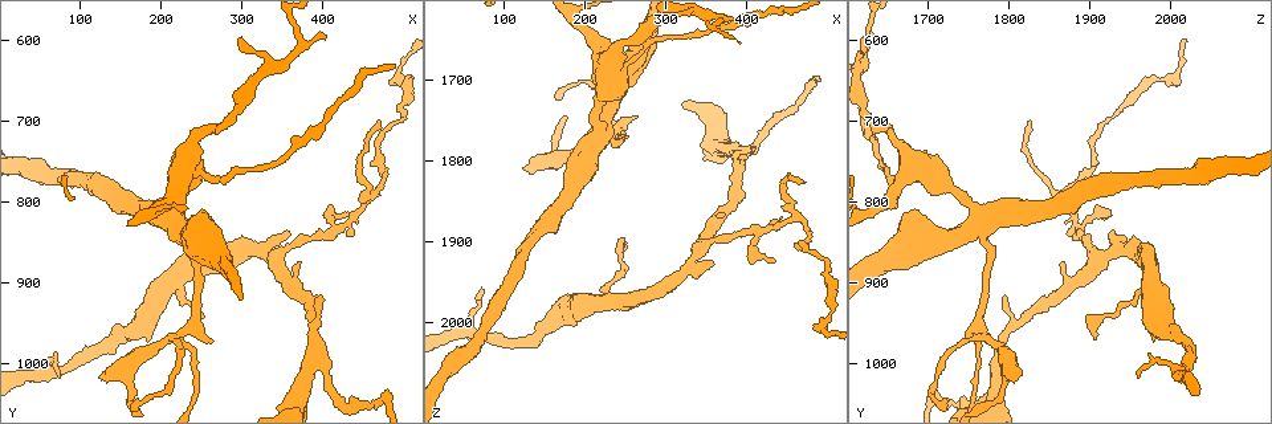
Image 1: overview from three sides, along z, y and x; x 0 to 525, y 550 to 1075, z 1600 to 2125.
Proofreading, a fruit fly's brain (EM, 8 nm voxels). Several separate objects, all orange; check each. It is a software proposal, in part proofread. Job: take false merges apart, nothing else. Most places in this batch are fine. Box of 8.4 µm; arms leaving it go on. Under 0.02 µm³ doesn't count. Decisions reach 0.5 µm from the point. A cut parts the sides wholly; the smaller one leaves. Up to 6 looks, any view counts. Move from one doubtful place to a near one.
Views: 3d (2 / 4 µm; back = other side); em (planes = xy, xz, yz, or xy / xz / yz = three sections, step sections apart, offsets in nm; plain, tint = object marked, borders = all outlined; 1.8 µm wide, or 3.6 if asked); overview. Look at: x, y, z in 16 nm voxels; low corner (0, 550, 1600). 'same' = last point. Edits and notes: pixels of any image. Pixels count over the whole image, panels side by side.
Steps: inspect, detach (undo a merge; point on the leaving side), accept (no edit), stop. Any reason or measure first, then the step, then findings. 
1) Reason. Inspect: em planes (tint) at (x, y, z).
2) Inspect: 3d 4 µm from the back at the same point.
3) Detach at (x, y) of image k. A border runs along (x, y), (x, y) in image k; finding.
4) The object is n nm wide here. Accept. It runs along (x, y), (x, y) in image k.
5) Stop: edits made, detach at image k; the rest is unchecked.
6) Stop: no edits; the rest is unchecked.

Two arms in line, one across. Inspect: em xz step 16 (tint) at (390, 1000, 1785).

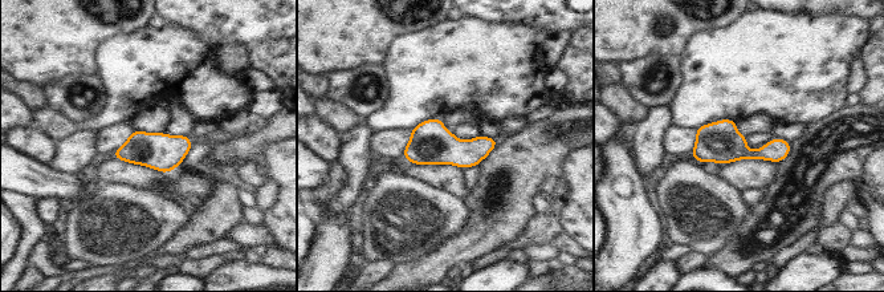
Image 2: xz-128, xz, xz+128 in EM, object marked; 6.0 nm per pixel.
Inspect: em planes (tint) at the same point.

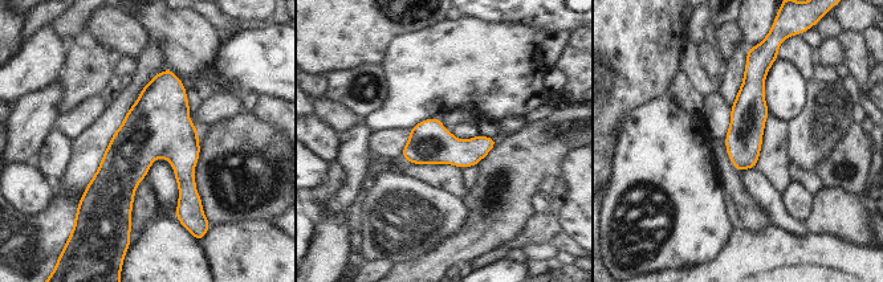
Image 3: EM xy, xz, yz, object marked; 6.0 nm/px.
The object is 220 nm wide here. Accept. It runs along (756, 65), (743, 156), (739, 167) in image 3; one neuron here.

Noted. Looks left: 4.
Abrupt turn. Inspect: 3d 2 µm at (215, 820, 1765).

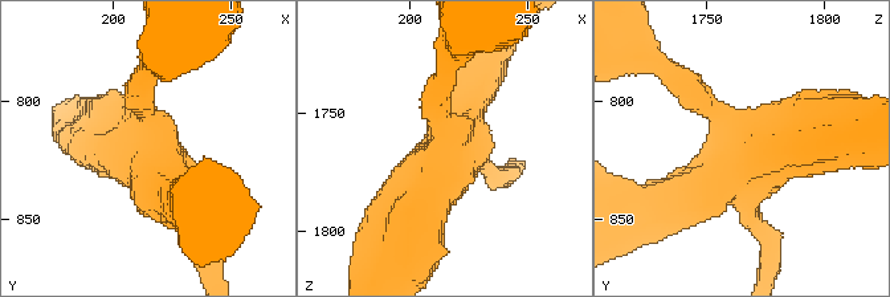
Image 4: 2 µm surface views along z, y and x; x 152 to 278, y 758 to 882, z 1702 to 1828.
Now the EM. Inspect: em planes (plain) at (217, 818, 1767).

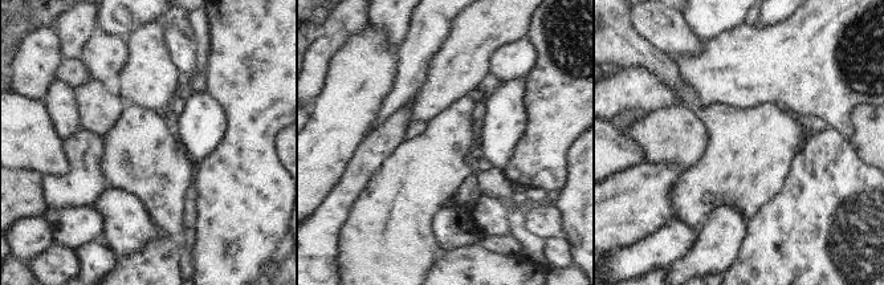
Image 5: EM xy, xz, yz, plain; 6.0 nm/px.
Inspect: em planes (tint) at the same point.

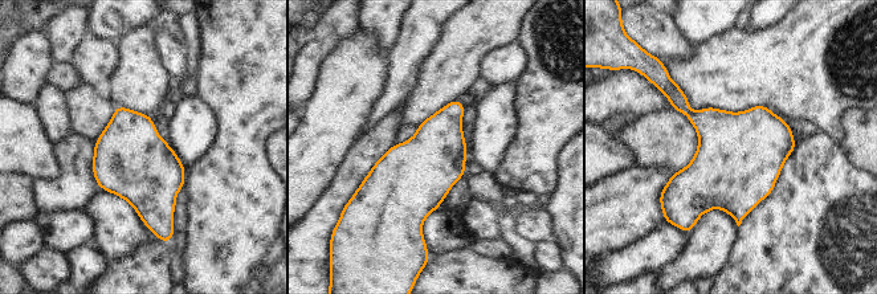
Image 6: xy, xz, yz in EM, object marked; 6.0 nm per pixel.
Accept. One neuron here.

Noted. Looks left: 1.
Stop: no edits; the rest is unchecked.

